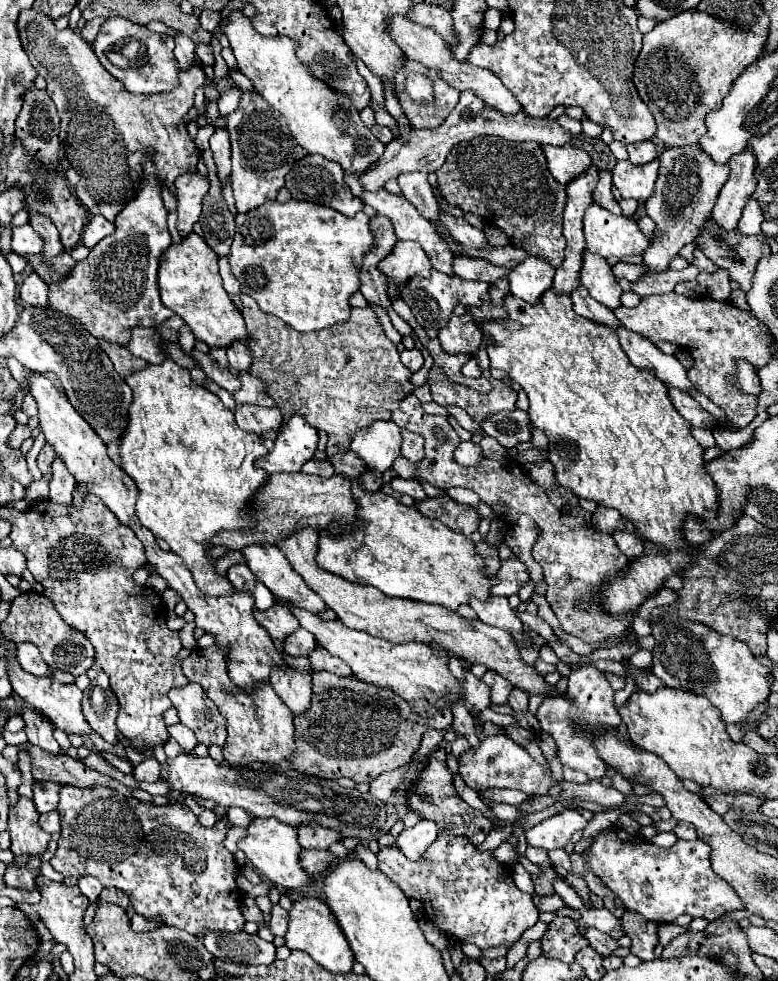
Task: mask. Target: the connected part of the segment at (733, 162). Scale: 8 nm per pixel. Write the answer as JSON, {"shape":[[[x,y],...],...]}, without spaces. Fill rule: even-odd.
{"shape":[[[749,149],[741,151],[739,155],[733,155],[733,159],[729,159],[729,165],[731,165],[729,179],[719,191],[711,217],[721,227],[735,229],[741,219],[745,199],[755,191],[755,185],[757,185],[755,167],[757,165],[755,165],[755,155]]]}

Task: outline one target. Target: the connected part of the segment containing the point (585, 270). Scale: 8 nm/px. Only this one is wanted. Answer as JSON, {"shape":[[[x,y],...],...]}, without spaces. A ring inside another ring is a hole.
{"shape":[[[583,251],[583,267],[581,267],[581,285],[589,289],[591,297],[603,303],[609,309],[617,309],[621,305],[621,287],[611,273],[611,265],[601,259],[601,255],[593,255],[591,251]]]}

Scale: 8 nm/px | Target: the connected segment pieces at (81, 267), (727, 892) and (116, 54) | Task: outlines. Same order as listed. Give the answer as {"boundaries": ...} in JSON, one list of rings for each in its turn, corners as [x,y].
{"boundaries":[[[[153,153],[145,155],[141,169],[139,187],[117,215],[113,235],[97,243],[89,257],[79,261],[67,279],[49,285],[49,305],[55,311],[77,319],[91,335],[119,345],[127,343],[131,327],[155,327],[175,315],[161,303],[157,289],[159,257],[171,245],[171,235]]],[[[677,823],[673,833],[679,837],[677,843],[663,849],[613,825],[595,835],[593,845],[589,847],[589,867],[613,891],[613,895],[623,901],[625,909],[637,911],[655,923],[671,923],[683,913],[713,921],[725,911],[743,909],[741,897],[711,869],[711,847],[697,839],[697,829],[691,823]]],[[[107,19],[93,41],[93,51],[101,65],[135,95],[163,93],[179,87],[181,69],[173,57],[173,47],[173,37],[149,31],[139,23],[129,23],[129,19]]]]}

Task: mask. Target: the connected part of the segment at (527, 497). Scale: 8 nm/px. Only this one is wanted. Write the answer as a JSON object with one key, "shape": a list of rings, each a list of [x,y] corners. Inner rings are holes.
{"shape":[[[407,395],[391,419],[401,429],[419,433],[425,439],[425,457],[419,463],[411,463],[403,455],[395,459],[393,471],[399,477],[423,479],[429,485],[439,487],[439,489],[449,489],[449,487],[473,489],[481,497],[481,501],[487,503],[489,507],[495,507],[497,503],[505,505],[505,513],[501,517],[507,525],[513,527],[517,523],[517,517],[523,513],[529,515],[539,525],[541,533],[533,545],[533,557],[535,557],[535,561],[541,563],[543,575],[545,575],[545,581],[549,587],[545,591],[545,599],[549,601],[551,609],[555,611],[555,615],[559,617],[559,621],[567,633],[577,635],[591,645],[599,645],[603,639],[619,635],[621,631],[625,631],[631,625],[631,617],[637,613],[637,609],[631,615],[611,617],[611,615],[605,615],[605,611],[597,603],[597,587],[603,581],[611,579],[613,575],[625,571],[625,567],[629,563],[629,559],[625,559],[625,555],[621,555],[611,533],[601,533],[595,527],[581,527],[581,529],[567,527],[561,521],[563,511],[551,503],[547,493],[537,483],[533,483],[523,473],[521,465],[513,459],[495,461],[495,459],[485,457],[481,463],[471,465],[471,467],[459,465],[453,457],[453,451],[461,443],[461,437],[455,433],[455,429],[449,425],[449,421],[445,417],[427,415],[421,409],[421,403],[415,395]],[[435,427],[441,427],[447,433],[445,443],[437,441],[437,437],[433,435]]]}

